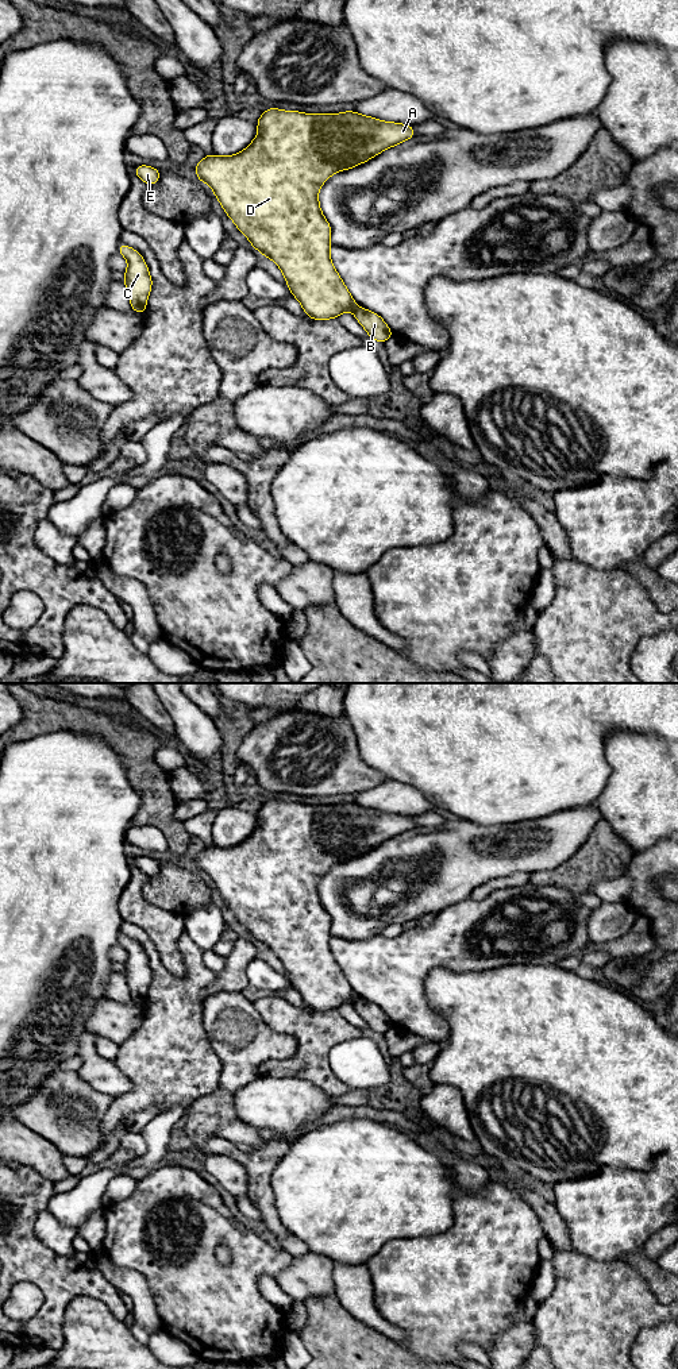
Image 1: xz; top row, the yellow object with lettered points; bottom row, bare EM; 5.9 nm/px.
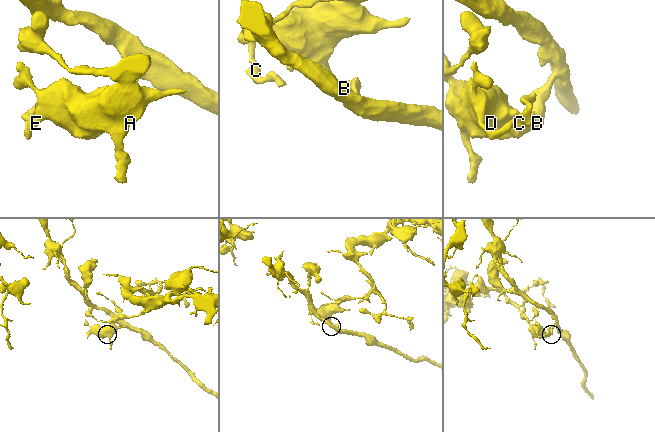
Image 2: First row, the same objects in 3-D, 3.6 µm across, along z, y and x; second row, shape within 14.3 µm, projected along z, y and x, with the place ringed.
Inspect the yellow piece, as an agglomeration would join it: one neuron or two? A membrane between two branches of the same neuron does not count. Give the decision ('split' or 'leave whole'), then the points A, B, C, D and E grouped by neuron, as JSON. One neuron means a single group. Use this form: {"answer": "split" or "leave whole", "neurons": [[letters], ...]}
{"answer": "split", "neurons": [["A", "C", "D", "E"], ["B"]]}

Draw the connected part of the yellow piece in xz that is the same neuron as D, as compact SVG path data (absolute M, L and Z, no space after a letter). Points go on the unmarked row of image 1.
M271 798L262 803L257 817L257 828L242 844L205 847L194 857L197 872L211 878L251 937L281 960L307 1007L336 1010L357 995L331 953L332 919L321 905L319 880L332 865L367 853L416 825L411 815L382 813L355 802L303 805Z

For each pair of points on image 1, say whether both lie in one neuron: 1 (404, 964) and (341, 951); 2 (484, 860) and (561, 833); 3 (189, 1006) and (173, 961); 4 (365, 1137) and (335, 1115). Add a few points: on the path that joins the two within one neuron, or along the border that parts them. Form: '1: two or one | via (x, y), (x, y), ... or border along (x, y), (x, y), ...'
1: one | via (388, 964), (366, 964), (357, 959)
2: one | via (503, 851), (542, 844)
3: two | border along (158, 953), (172, 974), (185, 974)
4: two | border along (374, 1121), (343, 1118), (311, 1129)

